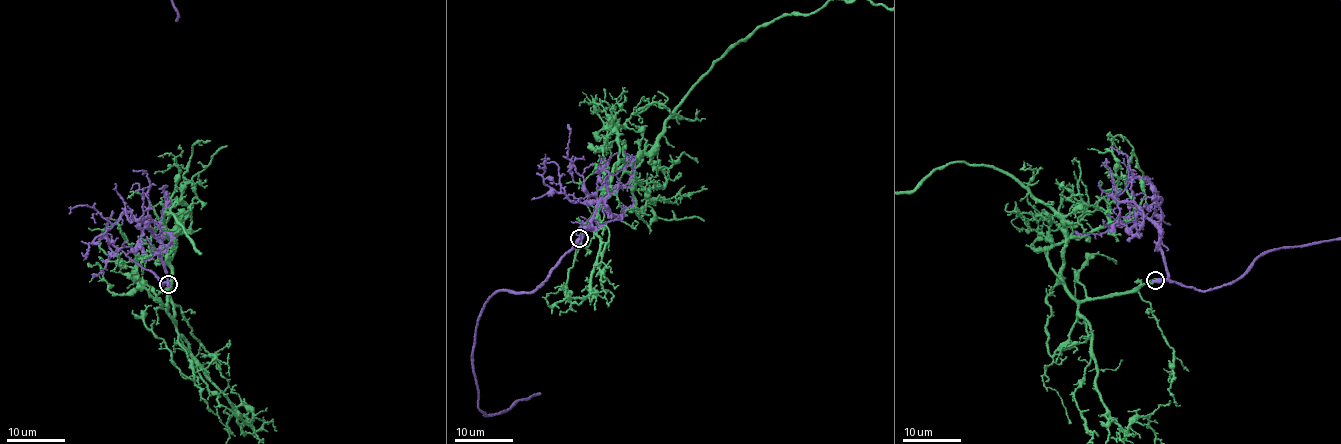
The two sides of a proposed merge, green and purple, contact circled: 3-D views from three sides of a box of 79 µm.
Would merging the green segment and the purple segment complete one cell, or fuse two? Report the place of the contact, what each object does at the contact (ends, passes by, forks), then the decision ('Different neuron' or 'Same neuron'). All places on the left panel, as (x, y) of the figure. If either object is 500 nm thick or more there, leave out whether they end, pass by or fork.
Place: (168, 284). Same neuron

